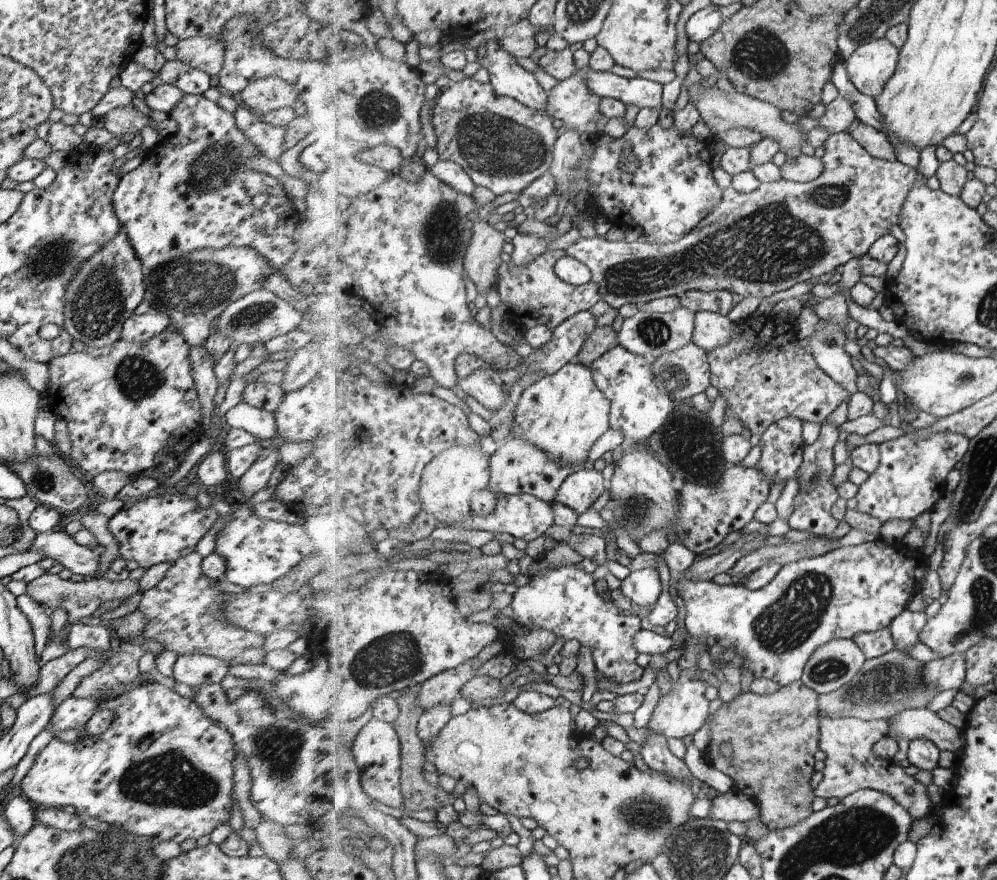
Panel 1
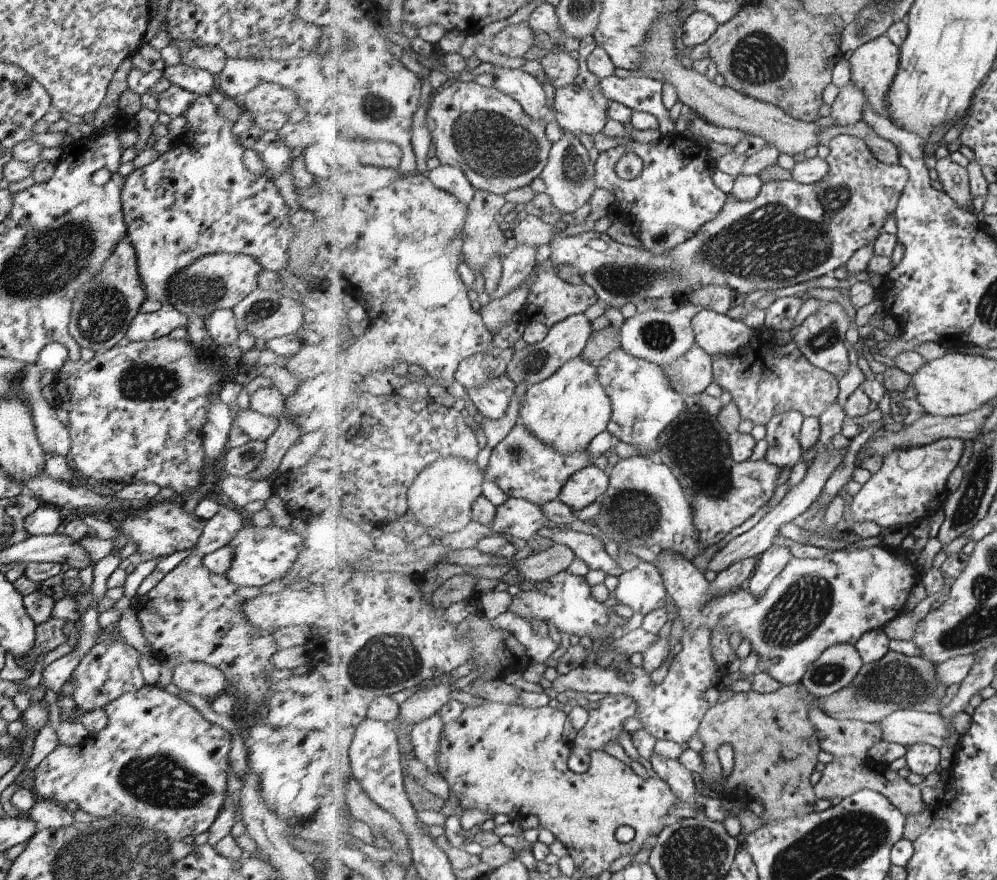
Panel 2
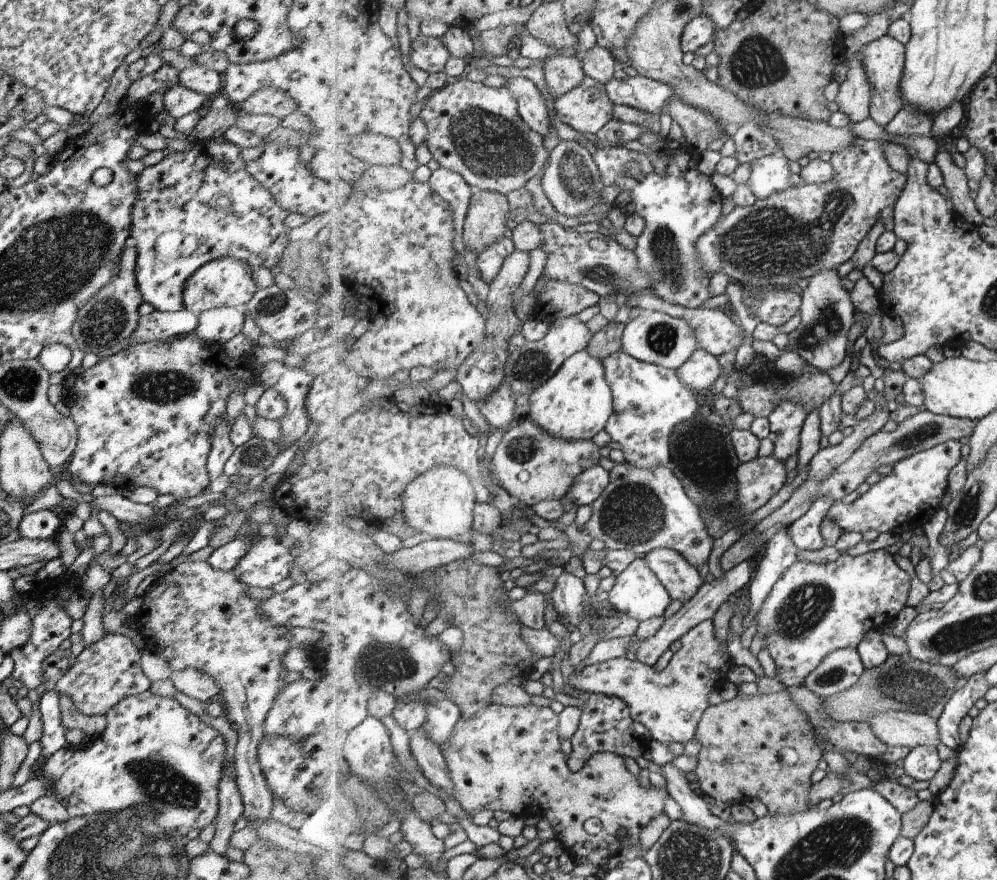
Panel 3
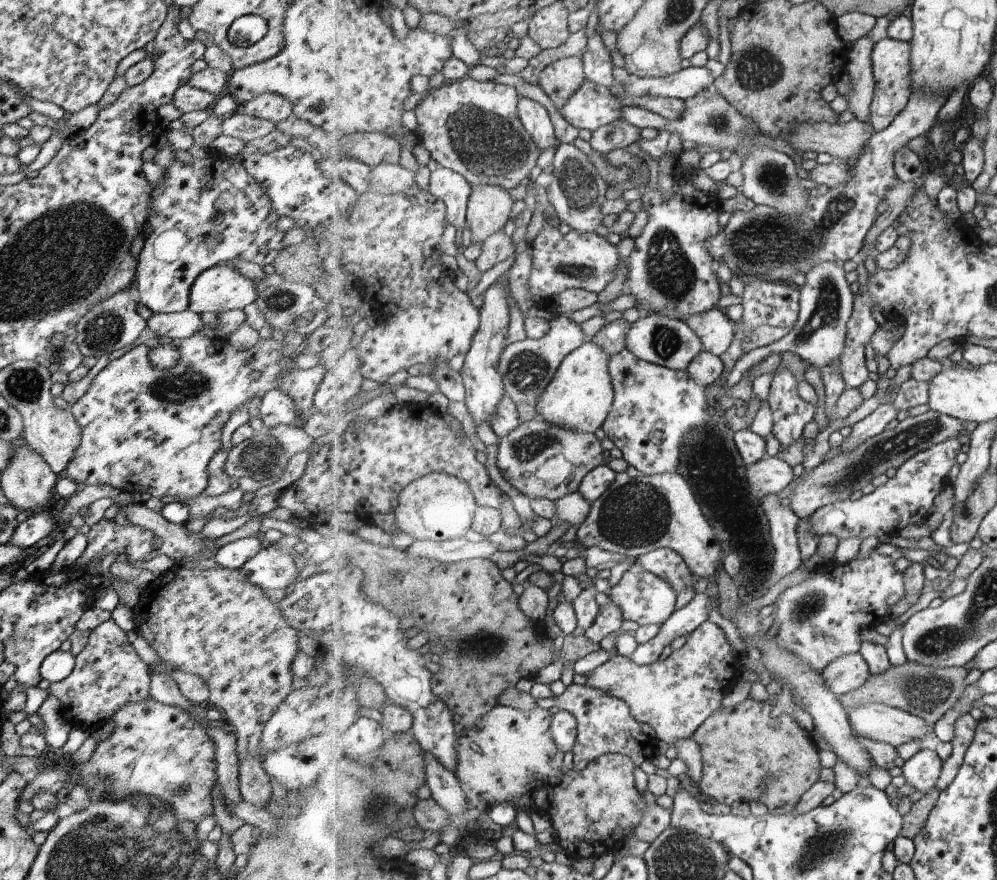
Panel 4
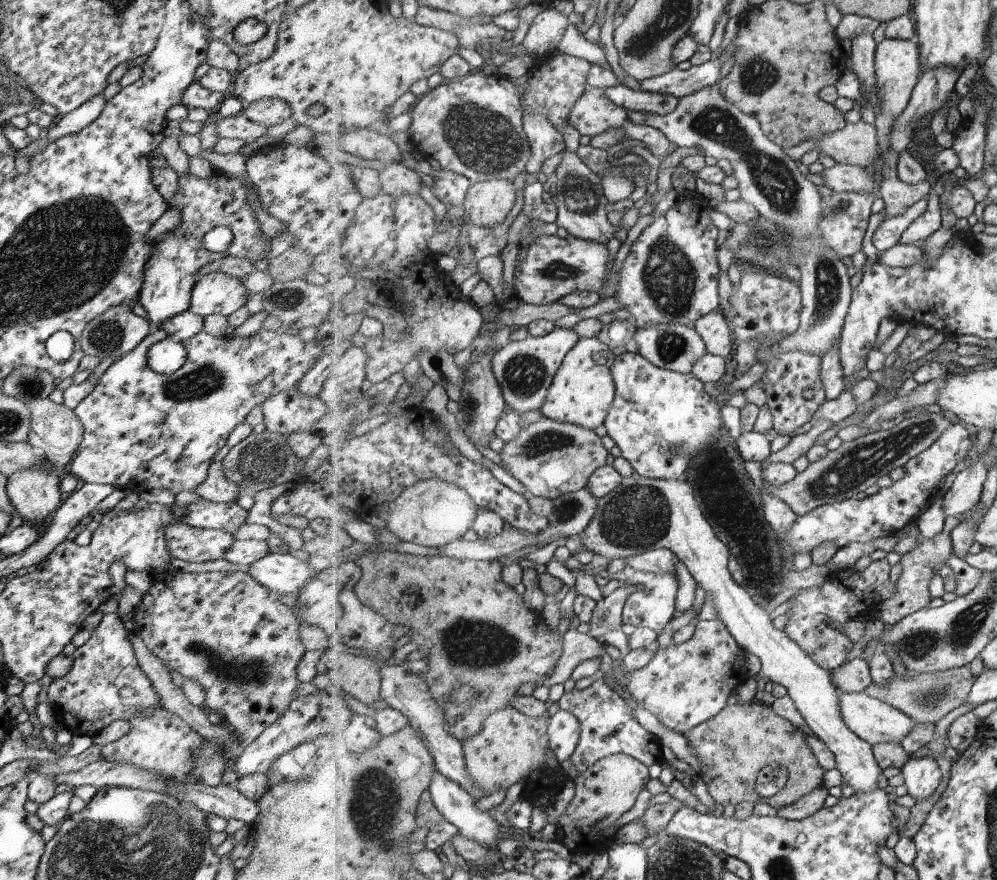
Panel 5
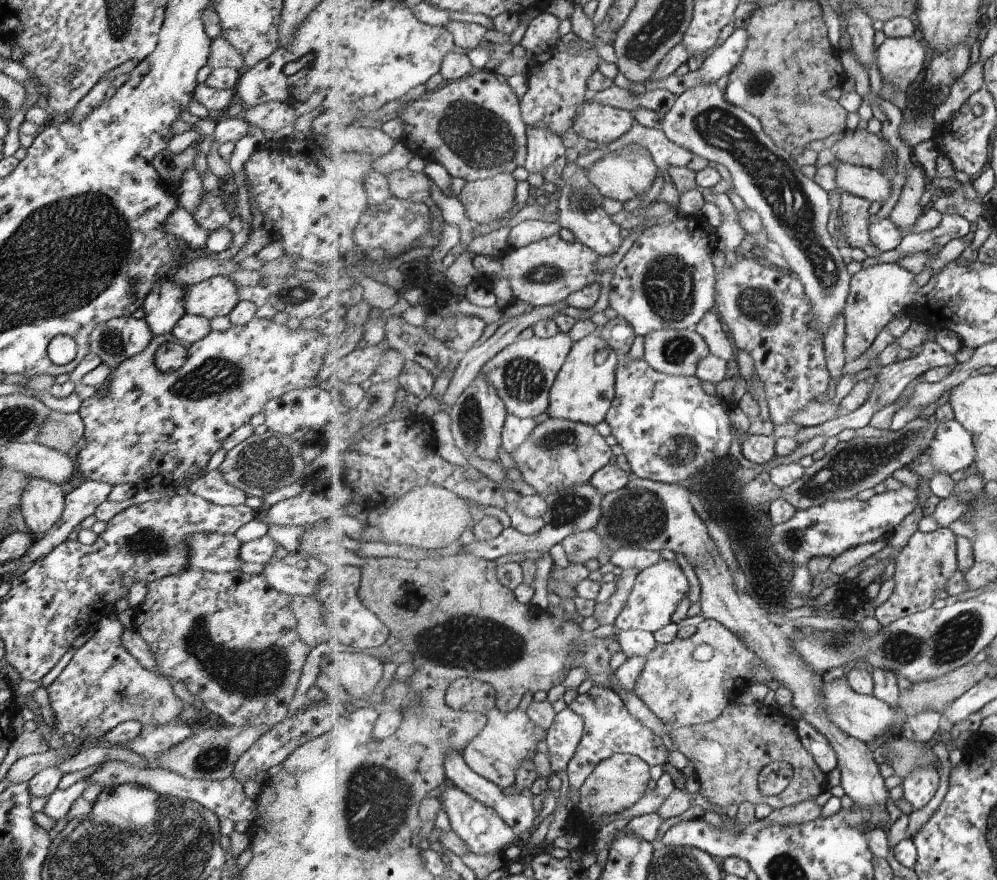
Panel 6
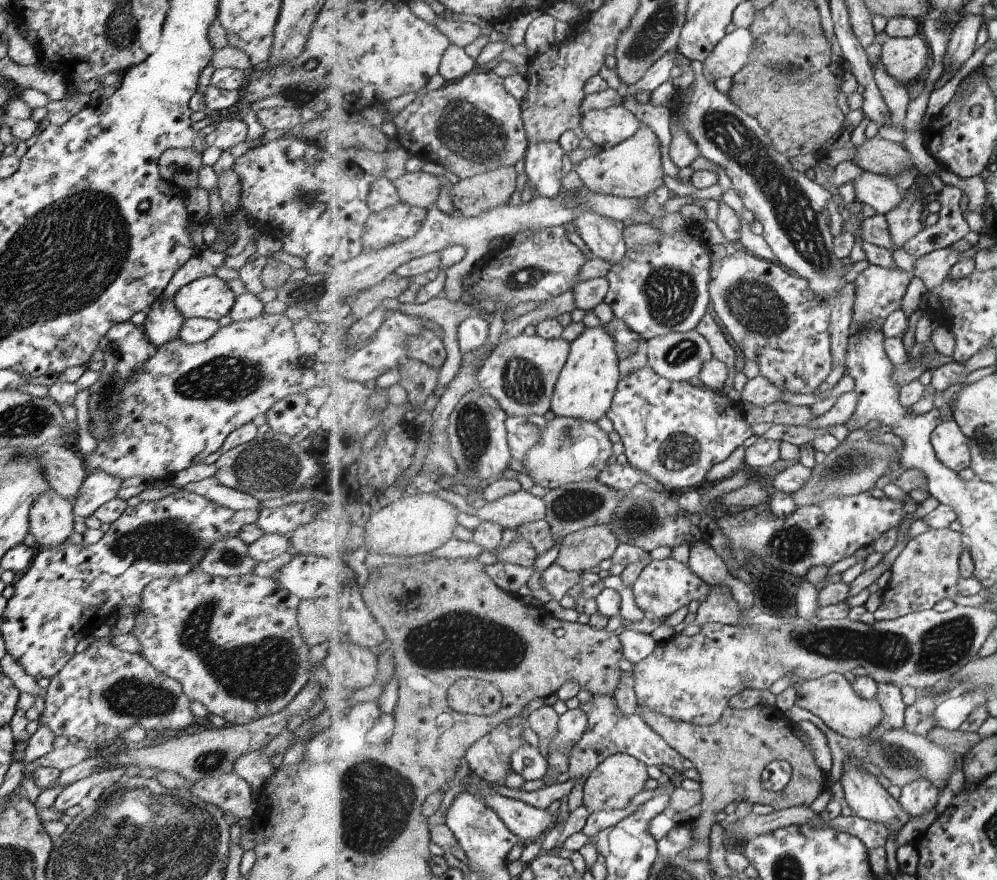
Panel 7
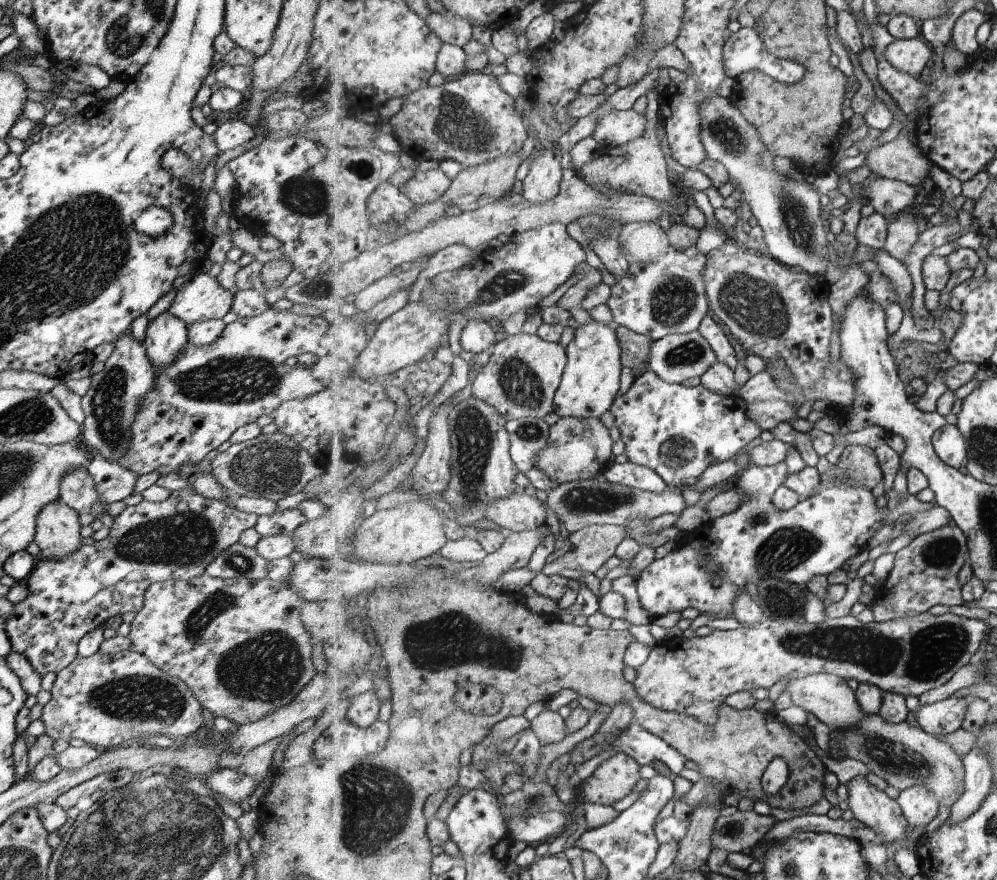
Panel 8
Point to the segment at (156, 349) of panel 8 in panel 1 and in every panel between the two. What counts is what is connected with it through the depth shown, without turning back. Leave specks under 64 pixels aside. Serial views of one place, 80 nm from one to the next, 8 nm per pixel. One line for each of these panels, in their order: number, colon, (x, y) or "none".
1: (193, 190)
2: (196, 199)
3: (197, 205)
4: (210, 211)
5: (169, 273)
6: (163, 306)
7: (162, 323)

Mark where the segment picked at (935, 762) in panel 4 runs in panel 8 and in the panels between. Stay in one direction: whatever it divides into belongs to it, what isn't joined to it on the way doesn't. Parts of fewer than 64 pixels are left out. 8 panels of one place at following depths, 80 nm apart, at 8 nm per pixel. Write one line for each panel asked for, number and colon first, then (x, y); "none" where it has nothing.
5: (922, 776)
6: (919, 788)
7: (920, 796)
8: (919, 806)

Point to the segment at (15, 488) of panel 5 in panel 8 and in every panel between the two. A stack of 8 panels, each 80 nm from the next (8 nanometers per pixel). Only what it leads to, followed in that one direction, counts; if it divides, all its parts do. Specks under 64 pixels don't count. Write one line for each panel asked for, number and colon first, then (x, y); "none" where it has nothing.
6: (41, 503)
7: (51, 521)
8: (56, 535)

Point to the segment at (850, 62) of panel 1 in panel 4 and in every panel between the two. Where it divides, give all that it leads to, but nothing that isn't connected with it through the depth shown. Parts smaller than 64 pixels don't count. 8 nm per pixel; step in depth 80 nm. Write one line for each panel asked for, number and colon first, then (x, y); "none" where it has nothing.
2: (874, 66)
3: (885, 59)
4: (892, 63)

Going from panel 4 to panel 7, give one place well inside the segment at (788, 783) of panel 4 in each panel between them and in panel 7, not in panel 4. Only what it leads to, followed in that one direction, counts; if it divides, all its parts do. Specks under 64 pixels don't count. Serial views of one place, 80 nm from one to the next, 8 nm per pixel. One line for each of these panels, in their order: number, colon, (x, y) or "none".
5: (734, 747)
6: (728, 755)
7: (727, 775)

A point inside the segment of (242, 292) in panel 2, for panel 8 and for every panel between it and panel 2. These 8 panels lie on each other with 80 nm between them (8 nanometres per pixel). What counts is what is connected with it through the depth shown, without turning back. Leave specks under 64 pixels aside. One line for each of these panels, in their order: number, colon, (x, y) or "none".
3: (226, 282)
4: (219, 288)
5: (215, 293)
6: (217, 296)
7: (209, 298)
8: (202, 298)

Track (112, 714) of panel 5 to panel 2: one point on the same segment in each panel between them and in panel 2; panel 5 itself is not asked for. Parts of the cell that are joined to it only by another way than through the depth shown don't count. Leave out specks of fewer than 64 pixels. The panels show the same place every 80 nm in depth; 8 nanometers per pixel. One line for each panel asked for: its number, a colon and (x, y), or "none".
2: (109, 669)
3: (104, 672)
4: (107, 674)

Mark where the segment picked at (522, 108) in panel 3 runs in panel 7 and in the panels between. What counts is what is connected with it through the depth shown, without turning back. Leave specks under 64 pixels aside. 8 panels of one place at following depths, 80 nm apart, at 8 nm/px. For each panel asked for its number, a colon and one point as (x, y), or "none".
4: (535, 118)
5: (545, 139)
6: (544, 145)
7: (544, 160)

